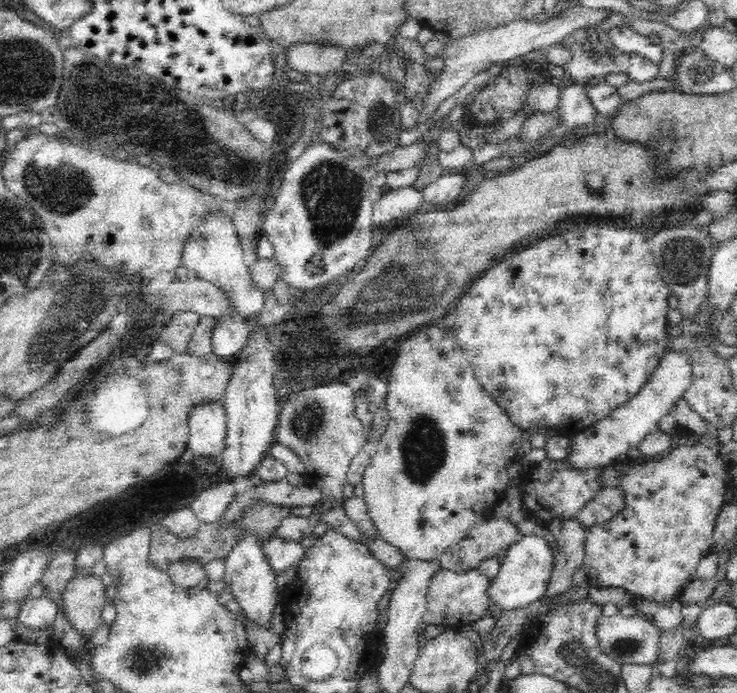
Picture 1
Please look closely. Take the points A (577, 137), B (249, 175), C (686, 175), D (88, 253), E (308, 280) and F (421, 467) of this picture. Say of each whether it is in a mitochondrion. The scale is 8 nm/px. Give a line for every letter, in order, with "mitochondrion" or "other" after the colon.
A: other
B: mitochondrion
C: other
D: other
E: other
F: mitochondrion

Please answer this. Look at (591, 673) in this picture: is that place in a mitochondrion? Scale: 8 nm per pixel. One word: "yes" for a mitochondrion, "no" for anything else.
yes

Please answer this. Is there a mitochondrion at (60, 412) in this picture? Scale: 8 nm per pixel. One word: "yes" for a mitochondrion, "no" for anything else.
no

